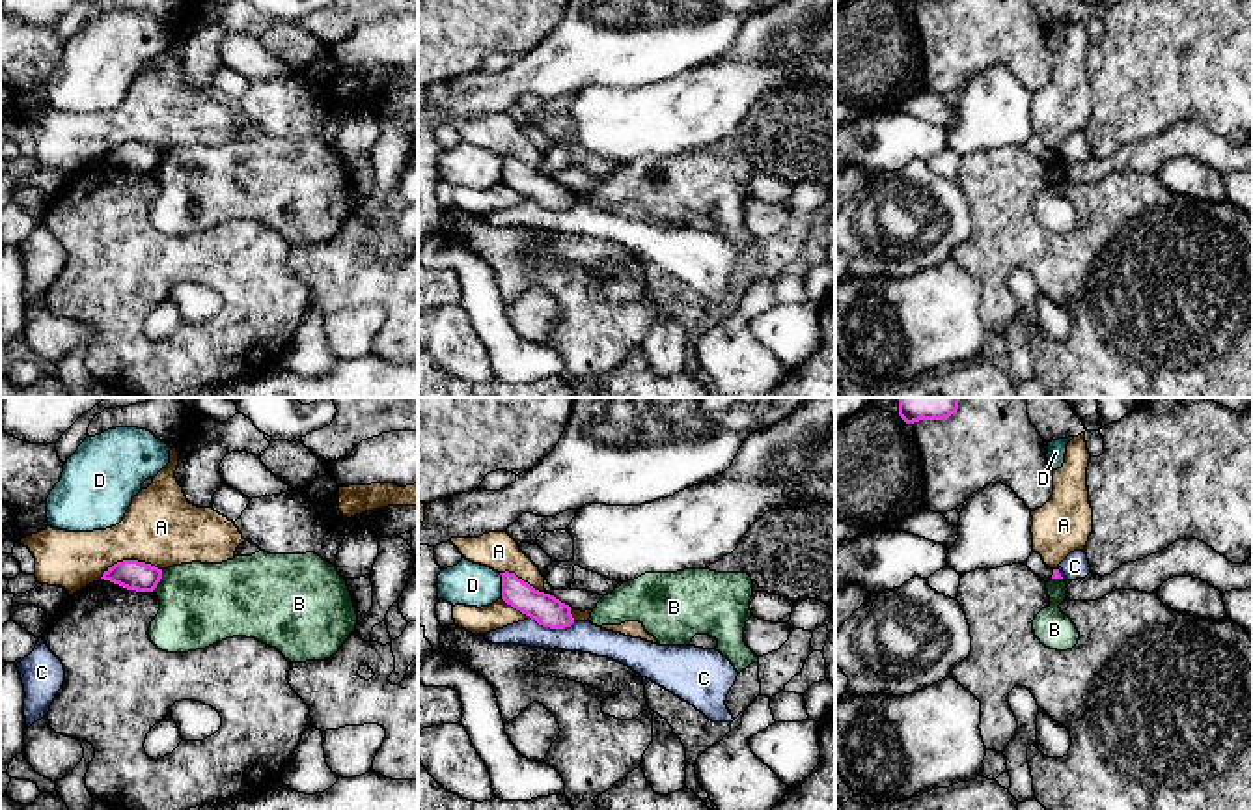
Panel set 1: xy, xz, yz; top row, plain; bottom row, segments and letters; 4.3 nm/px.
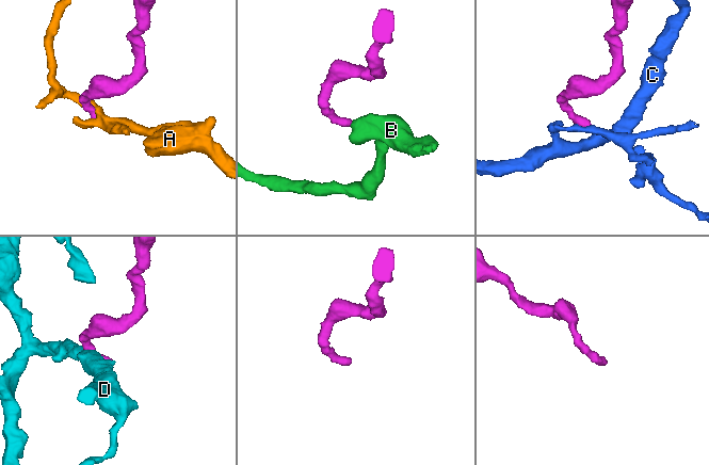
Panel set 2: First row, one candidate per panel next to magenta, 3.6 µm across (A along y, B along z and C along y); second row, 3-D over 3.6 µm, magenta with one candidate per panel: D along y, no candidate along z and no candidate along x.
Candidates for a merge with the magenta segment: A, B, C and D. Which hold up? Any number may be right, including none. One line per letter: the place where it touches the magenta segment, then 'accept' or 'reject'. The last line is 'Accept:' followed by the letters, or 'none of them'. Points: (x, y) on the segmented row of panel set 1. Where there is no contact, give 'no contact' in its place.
A: xy (129, 560) | reject
B: xy (159, 581) | reject
C: xz (552, 628) | reject
D: xz (502, 586) | reject
Accept: none of them

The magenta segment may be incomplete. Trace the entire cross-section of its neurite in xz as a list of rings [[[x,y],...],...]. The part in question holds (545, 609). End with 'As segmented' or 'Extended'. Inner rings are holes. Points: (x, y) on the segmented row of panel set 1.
[[[515,573],[502,575],[502,599],[543,627],[565,629],[574,623],[571,607],[550,594],[539,592]]]. As segmented

